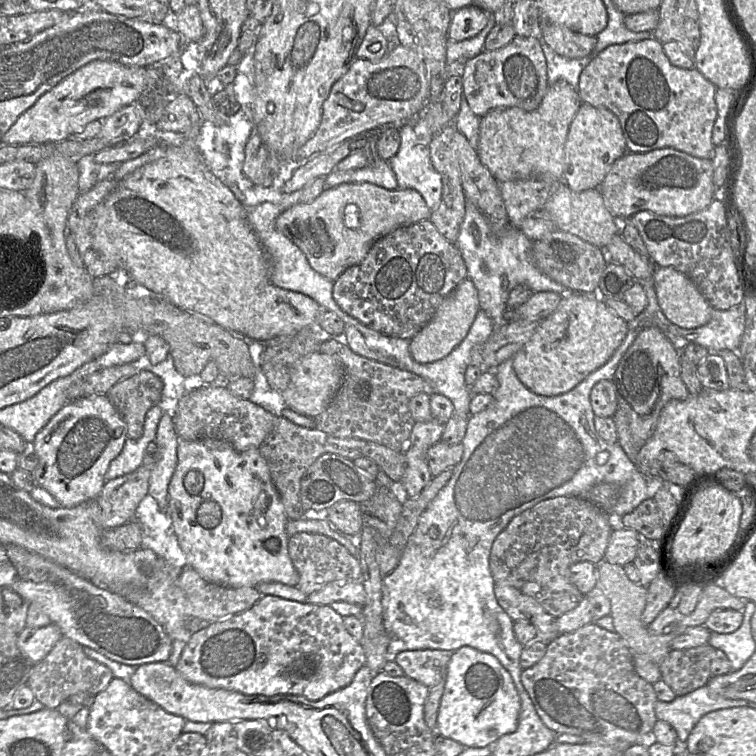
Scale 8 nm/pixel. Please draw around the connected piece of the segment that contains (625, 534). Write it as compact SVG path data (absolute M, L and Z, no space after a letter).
M614 528L611 532L604 560L611 564L624 566L633 563L641 535L630 528Z

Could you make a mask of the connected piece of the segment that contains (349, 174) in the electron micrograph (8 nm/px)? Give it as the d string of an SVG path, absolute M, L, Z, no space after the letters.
M372 160L368 166L350 171L338 171L336 168L324 177L325 189L344 183L371 183L387 190L398 188L395 174L389 161Z

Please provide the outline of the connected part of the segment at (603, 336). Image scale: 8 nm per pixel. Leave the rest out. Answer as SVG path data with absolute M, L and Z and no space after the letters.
M574 292L561 295L556 310L538 323L529 342L512 357L519 380L533 393L546 397L569 392L590 373L603 366L622 344L628 332L628 322L608 308L603 294L598 297Z

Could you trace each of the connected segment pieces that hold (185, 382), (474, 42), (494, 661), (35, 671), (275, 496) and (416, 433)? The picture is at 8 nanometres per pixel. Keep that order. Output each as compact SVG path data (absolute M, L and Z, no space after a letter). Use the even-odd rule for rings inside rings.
M171 357L157 365L148 366L163 382L162 398L157 406L172 418L179 400L186 394L205 386L200 375L183 376L175 368Z
M488 13L489 19L487 25L474 37L463 40L454 41L448 38L446 43L446 62L448 64L448 77L455 74L454 70L466 61L476 57L483 51L485 40L494 27L495 20L493 13Z
M463 646L453 653L448 664L437 734L465 747L486 747L517 729L520 708L514 681L500 661L490 653Z
M63 636L40 662L34 664L28 679L35 699L48 709L56 709L63 701L76 693L96 695L103 691L114 678L104 664L89 658L83 646Z
M179 440L177 452L177 466L168 487L168 507L178 543L186 556L187 564L190 565L206 581L227 587L256 587L261 583L277 582L288 586L296 586L299 582L299 574L295 569L288 551L289 538L287 534L287 517L281 496L273 482L269 466L261 454L260 449L252 449L245 452L235 450L229 443L214 440ZM267 538L277 538L280 541L280 548L277 552L270 552L266 549L264 541Z
M436 419L415 423L403 451L406 470L401 483L409 498L418 496L433 478L426 455L432 445L441 441L443 431L444 422Z

